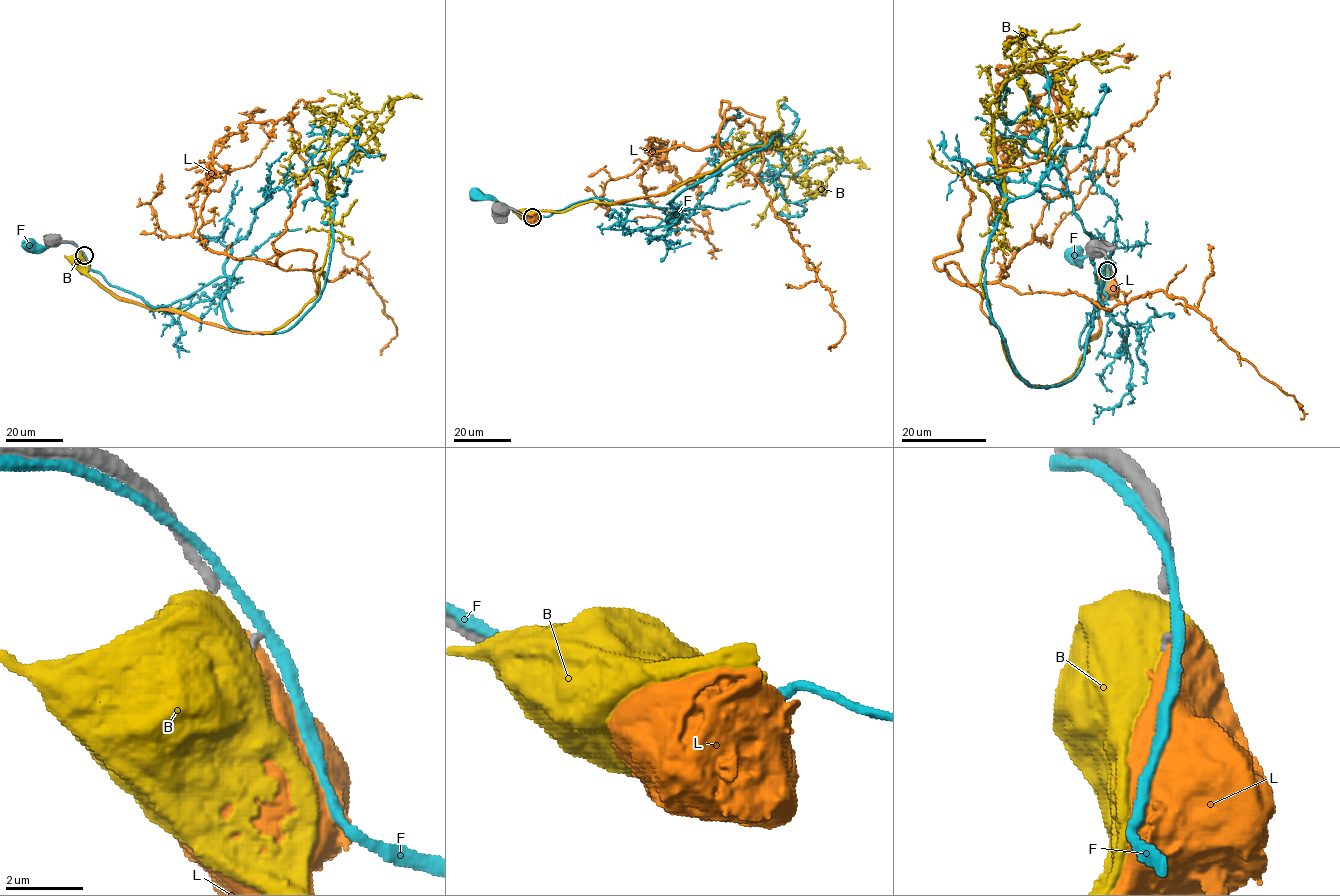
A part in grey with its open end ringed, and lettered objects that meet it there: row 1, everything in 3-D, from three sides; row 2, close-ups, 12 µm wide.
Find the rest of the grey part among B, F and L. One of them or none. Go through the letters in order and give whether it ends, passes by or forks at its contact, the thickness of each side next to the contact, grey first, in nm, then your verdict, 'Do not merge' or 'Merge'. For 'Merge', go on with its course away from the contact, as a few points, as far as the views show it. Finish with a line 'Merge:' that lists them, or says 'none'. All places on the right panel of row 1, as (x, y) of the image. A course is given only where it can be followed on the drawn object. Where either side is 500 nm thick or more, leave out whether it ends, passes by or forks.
B: Thickness 130 nm (grey) against 900 nm. Do not merge
F: It passes by. Thickness 130 nm (grey) against 280 nm. Do not merge
L: Thickness 130 nm (grey) against 700 nm. Do not merge
Merge: none

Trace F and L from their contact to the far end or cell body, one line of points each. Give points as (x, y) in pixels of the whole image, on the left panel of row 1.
F: (84, 255), (70, 243), (30, 245)
L: (83, 255), (85, 267)

